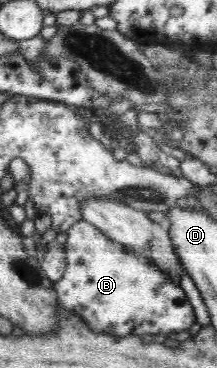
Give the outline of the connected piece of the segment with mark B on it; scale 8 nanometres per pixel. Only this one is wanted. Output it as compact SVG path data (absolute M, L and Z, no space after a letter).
M85 219L72 224L66 233L65 272L54 289L61 307L80 316L90 330L111 336L154 336L196 328L195 312L183 288L175 286L149 257L129 252Z

